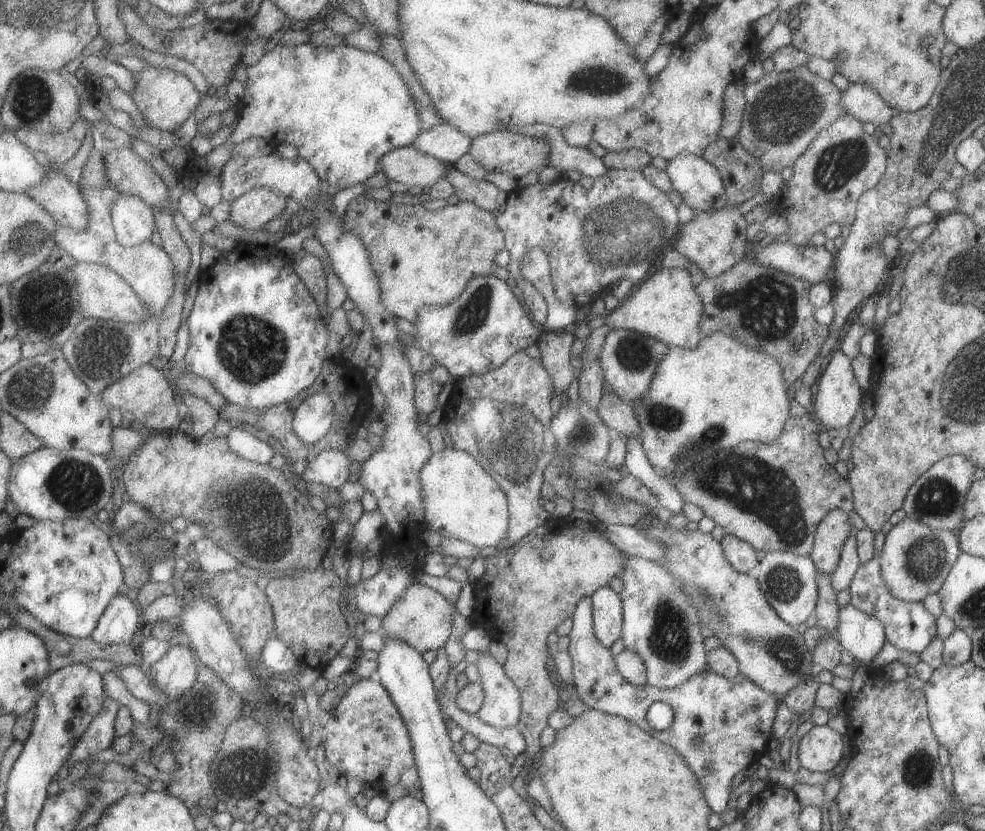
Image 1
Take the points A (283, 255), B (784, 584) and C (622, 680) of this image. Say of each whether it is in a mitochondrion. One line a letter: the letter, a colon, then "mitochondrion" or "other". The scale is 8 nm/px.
A: other
B: mitochondrion
C: other

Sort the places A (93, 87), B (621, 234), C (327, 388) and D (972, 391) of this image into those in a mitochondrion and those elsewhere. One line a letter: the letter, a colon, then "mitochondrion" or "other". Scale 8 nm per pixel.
A: other
B: mitochondrion
C: other
D: mitochondrion

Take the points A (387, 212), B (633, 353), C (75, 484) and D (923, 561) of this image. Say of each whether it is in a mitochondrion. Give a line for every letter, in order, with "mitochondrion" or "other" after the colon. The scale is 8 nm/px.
A: other
B: mitochondrion
C: mitochondrion
D: mitochondrion

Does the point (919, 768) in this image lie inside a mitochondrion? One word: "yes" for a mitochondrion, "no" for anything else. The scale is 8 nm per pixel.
yes

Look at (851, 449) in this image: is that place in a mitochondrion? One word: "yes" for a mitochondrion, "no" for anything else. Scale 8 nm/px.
no

